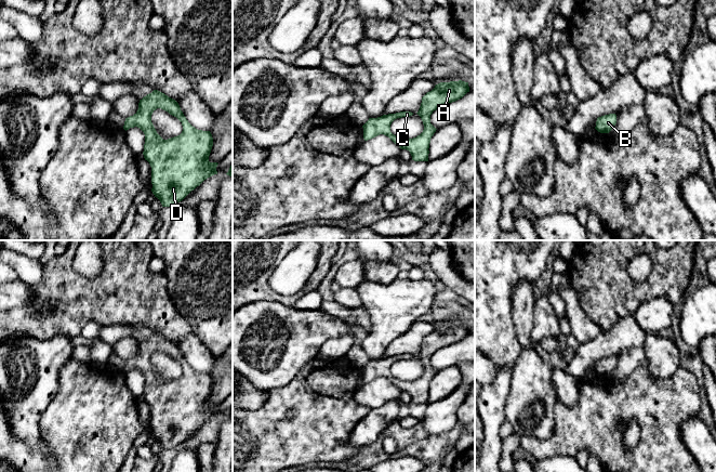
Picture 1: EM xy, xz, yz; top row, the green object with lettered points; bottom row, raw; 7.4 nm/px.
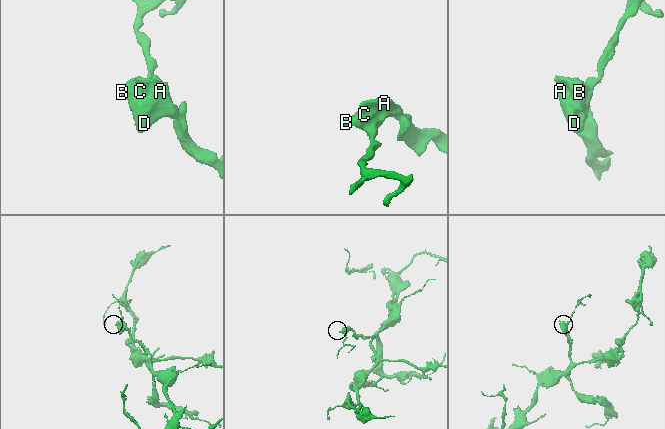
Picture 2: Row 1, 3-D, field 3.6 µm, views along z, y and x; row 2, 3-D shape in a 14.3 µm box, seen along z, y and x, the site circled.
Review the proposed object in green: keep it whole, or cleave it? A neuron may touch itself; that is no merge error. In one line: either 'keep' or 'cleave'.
keep

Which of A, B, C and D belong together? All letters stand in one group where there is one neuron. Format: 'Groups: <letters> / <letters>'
Groups: A B C D

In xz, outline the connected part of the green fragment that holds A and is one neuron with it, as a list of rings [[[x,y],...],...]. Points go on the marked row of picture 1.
[[[459,80],[440,82],[422,97],[422,103],[416,113],[424,124],[423,132],[413,139],[403,139],[390,132],[390,124],[397,118],[410,117],[411,112],[400,112],[396,114],[383,115],[377,118],[369,118],[362,126],[364,141],[371,140],[380,134],[388,136],[401,149],[407,149],[414,161],[428,161],[430,139],[436,132],[436,128],[430,123],[430,115],[438,107],[462,99],[469,92],[468,82]]]

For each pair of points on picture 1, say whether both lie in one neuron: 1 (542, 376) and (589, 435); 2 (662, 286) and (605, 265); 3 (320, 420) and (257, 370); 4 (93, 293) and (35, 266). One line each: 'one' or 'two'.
1: two
2: one
3: two
4: two

